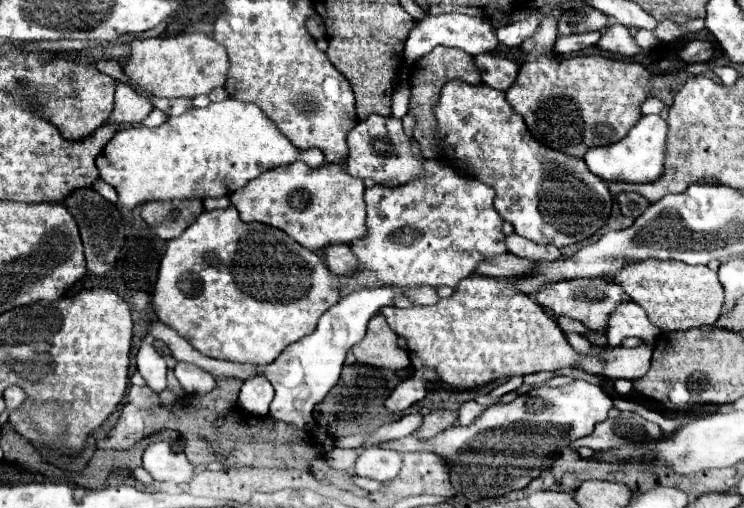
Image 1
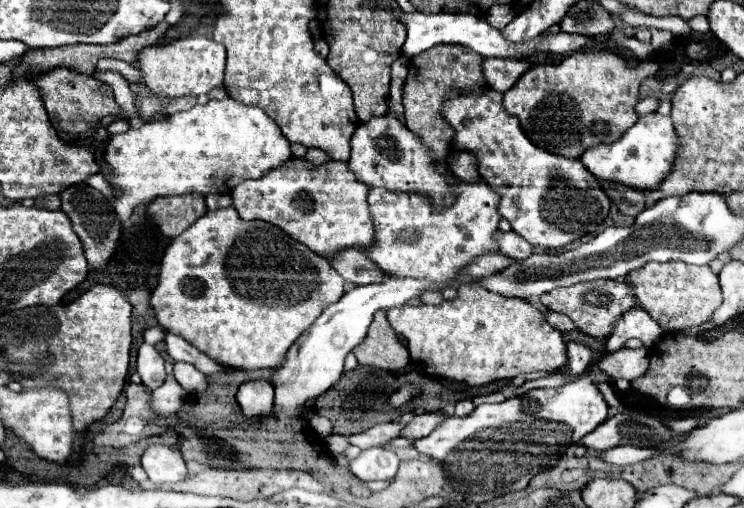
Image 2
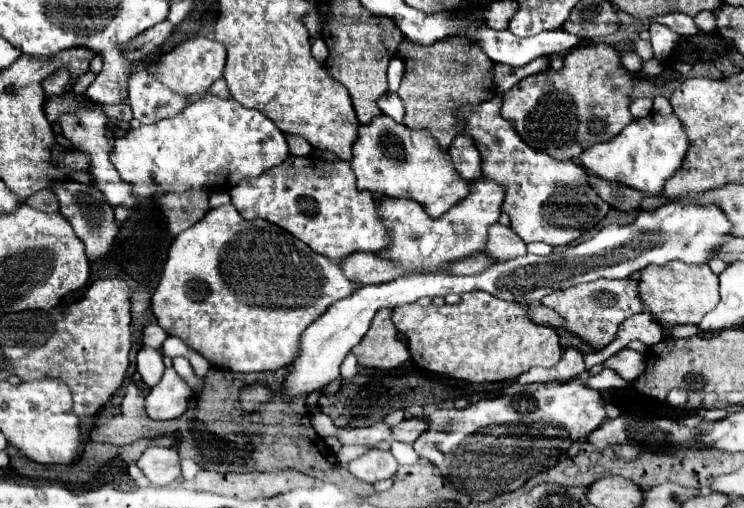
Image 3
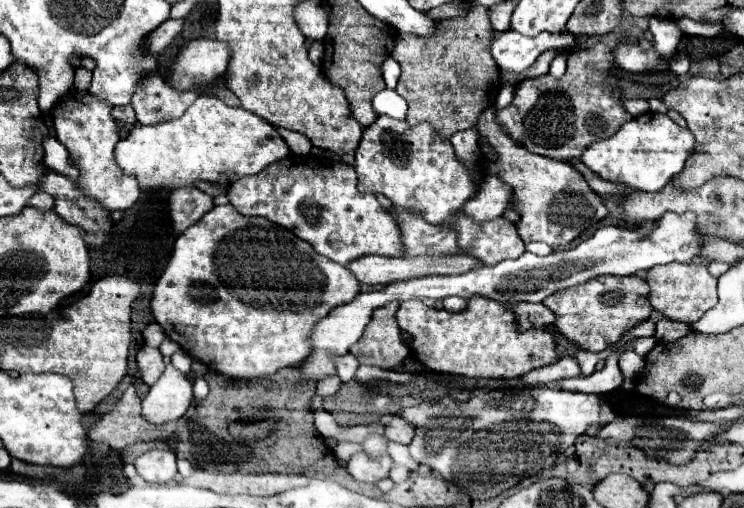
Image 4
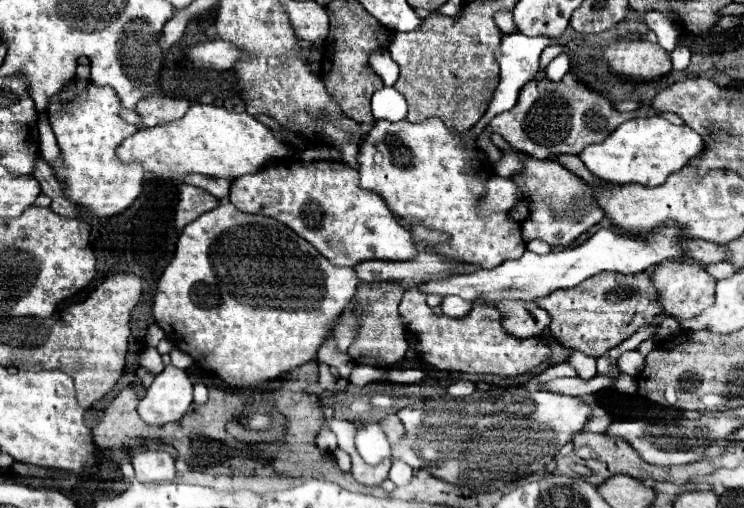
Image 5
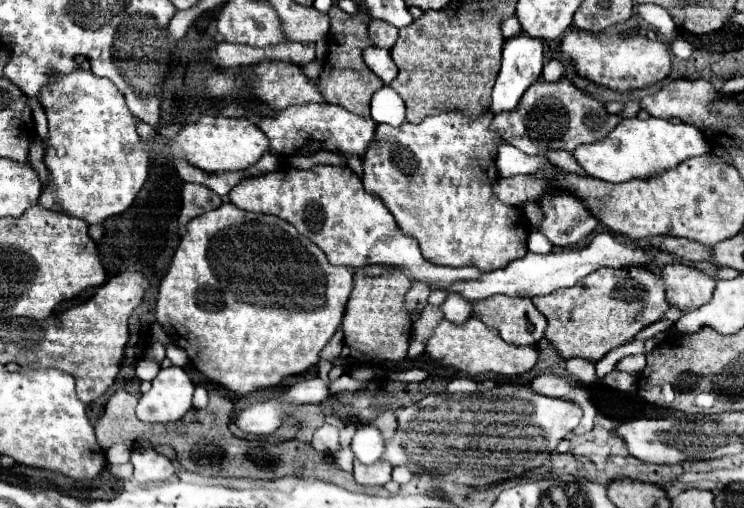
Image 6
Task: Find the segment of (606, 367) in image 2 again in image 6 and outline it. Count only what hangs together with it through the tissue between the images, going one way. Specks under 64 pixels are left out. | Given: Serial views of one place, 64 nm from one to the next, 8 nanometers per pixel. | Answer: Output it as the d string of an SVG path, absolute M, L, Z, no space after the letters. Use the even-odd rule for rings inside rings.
M644 354L626 356L626 358L622 358L622 360L616 364L618 370L628 372L628 374L632 374L632 376L638 376L638 374L644 370L644 366L646 366L646 356L644 356Z

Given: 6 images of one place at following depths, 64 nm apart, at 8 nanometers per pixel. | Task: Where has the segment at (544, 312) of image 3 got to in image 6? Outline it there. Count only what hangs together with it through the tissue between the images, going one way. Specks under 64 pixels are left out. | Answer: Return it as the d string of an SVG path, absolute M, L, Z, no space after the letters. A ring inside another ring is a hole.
M492 296L488 300L474 300L472 316L482 320L488 328L496 330L504 342L510 342L514 346L534 346L544 338L546 332L546 318L536 310L530 298Z

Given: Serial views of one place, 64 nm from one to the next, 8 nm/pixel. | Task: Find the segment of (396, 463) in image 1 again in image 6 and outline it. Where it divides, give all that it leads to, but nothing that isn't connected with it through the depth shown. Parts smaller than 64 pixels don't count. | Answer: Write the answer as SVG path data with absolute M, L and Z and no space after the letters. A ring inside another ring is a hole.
M354 460L354 478L362 486L384 486L392 480L392 466L388 462L374 462L370 466Z

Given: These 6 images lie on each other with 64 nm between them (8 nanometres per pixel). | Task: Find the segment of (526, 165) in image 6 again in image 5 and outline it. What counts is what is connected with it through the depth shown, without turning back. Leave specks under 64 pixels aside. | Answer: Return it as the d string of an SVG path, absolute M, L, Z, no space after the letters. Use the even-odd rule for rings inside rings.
M492 134L492 142L502 152L502 158L494 164L494 172L498 176L510 176L510 174L514 176L516 172L520 172L524 168L524 160L520 158L520 154L514 148L510 148L500 134Z

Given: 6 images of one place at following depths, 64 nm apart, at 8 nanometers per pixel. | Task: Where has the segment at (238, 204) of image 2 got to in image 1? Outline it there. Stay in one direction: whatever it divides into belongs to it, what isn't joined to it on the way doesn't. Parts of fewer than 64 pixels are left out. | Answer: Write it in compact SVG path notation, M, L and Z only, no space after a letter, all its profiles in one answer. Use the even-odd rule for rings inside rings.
M296 162L272 168L256 180L250 180L244 188L232 192L230 202L244 222L276 226L302 246L308 246L308 250L322 254L322 250L332 244L352 244L352 240L360 240L368 234L364 190L364 182L350 176L338 164L308 168L304 162Z

